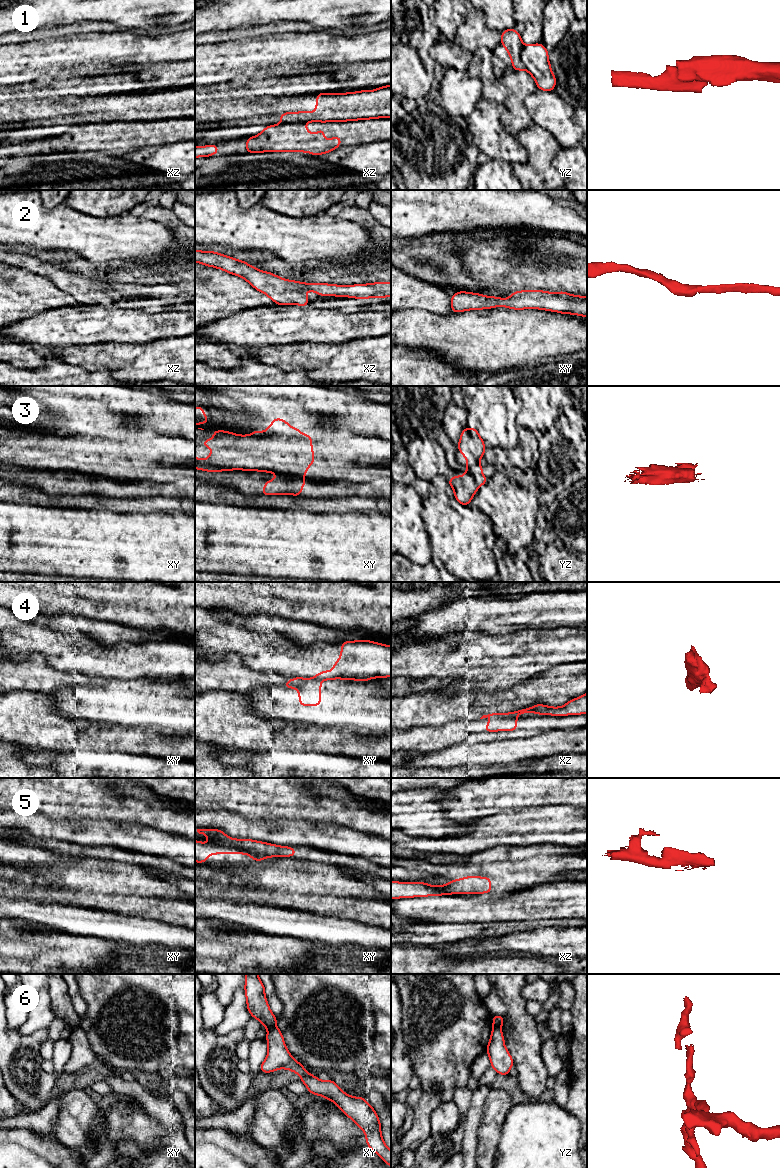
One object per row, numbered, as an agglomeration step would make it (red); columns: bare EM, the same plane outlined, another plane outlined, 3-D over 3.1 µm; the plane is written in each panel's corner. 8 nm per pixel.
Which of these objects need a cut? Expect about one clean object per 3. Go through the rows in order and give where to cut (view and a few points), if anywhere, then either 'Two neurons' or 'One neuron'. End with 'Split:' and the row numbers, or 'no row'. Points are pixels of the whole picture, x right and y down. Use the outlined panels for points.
1: Split along yz (524, 45), (520, 52), (523, 68). Two neurons
2: No split. One neuron
3: Split along xy (280, 475), (302, 477). Two neurons
4: Split along xy (314, 678), (320, 680). Two neurons
5: Split along xy (213, 842), (270, 856). Two neurons
6: Split along xy (275, 1025), (268, 1029). Two neurons
Split: 1, 3, 4, 5, 6

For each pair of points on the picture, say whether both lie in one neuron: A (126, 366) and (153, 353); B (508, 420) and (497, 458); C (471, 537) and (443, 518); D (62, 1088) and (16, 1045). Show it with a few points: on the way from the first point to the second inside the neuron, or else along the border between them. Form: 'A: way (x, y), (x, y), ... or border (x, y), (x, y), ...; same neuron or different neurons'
A: way (133, 363), (142, 363), (146, 360); same neuron
B: border (517, 431), (518, 442), (513, 447), (486, 447); different neurons
C: way (464, 537), (450, 525); same neuron
D: border (57, 1077), (54, 1083), (53, 1094), (46, 1103); different neurons

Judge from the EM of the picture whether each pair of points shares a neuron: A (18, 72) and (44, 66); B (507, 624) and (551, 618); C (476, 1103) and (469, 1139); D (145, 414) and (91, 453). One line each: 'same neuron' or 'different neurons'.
A: same neuron
B: same neuron
C: same neuron
D: different neurons

